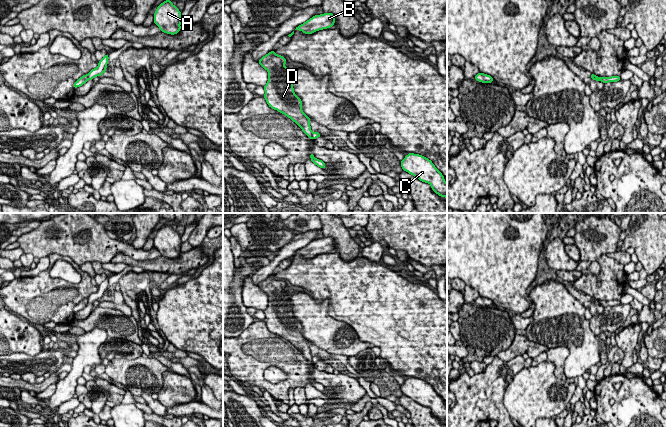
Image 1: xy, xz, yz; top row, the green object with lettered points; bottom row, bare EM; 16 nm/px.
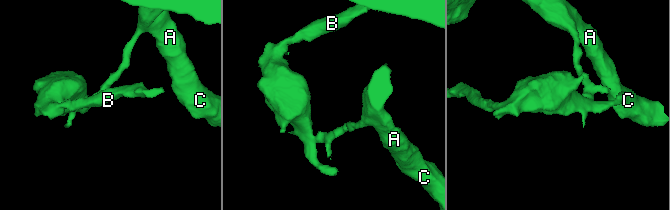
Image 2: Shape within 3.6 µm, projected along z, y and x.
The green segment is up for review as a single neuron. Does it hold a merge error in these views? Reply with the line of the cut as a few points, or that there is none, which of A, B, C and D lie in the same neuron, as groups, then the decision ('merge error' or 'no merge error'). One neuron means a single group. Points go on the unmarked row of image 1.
cut in xy along (87, 298), (88, 303); A C / B D; merge error

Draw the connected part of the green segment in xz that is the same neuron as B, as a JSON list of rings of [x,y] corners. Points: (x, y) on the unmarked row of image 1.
[[[324,237],[321,239],[315,239],[305,247],[299,249],[288,260],[291,262],[296,254],[300,254],[305,258],[312,258],[318,254],[327,253],[334,249],[335,241],[332,237]]]

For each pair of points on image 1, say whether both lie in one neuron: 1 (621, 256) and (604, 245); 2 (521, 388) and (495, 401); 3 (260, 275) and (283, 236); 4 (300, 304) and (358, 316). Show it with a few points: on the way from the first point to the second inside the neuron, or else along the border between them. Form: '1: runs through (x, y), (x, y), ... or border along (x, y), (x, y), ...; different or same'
1: border along (616, 250), (607, 254); different
2: border along (514, 376), (503, 397), (503, 405), (509, 416); different
3: border along (296, 233), (289, 241), (278, 248); different
4: border along (311, 296), (348, 323); different

